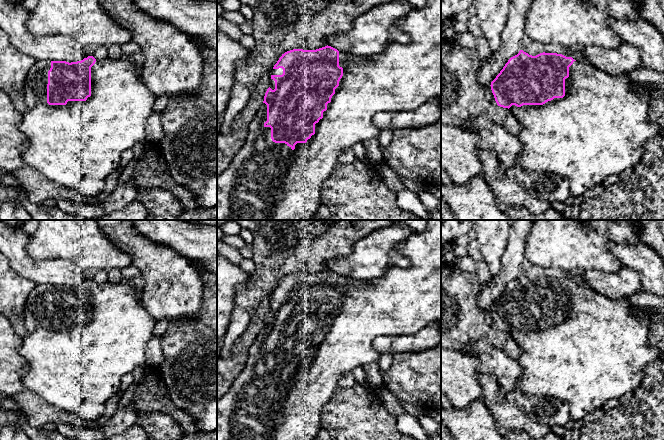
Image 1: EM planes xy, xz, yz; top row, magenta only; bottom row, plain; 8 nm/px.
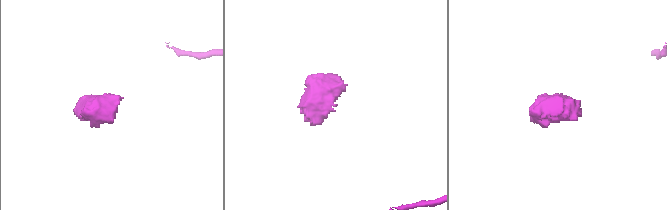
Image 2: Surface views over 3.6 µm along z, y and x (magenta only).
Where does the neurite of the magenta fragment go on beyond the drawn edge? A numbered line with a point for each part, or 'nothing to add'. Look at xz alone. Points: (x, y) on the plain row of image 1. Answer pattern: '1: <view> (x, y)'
1: xz (264, 402)

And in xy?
1: xy (77, 369)

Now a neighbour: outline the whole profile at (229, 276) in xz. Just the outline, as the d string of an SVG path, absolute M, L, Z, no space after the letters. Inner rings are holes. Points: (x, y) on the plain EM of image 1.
M217 254L217 359L220 357L224 337L231 321L237 288L250 274Z

